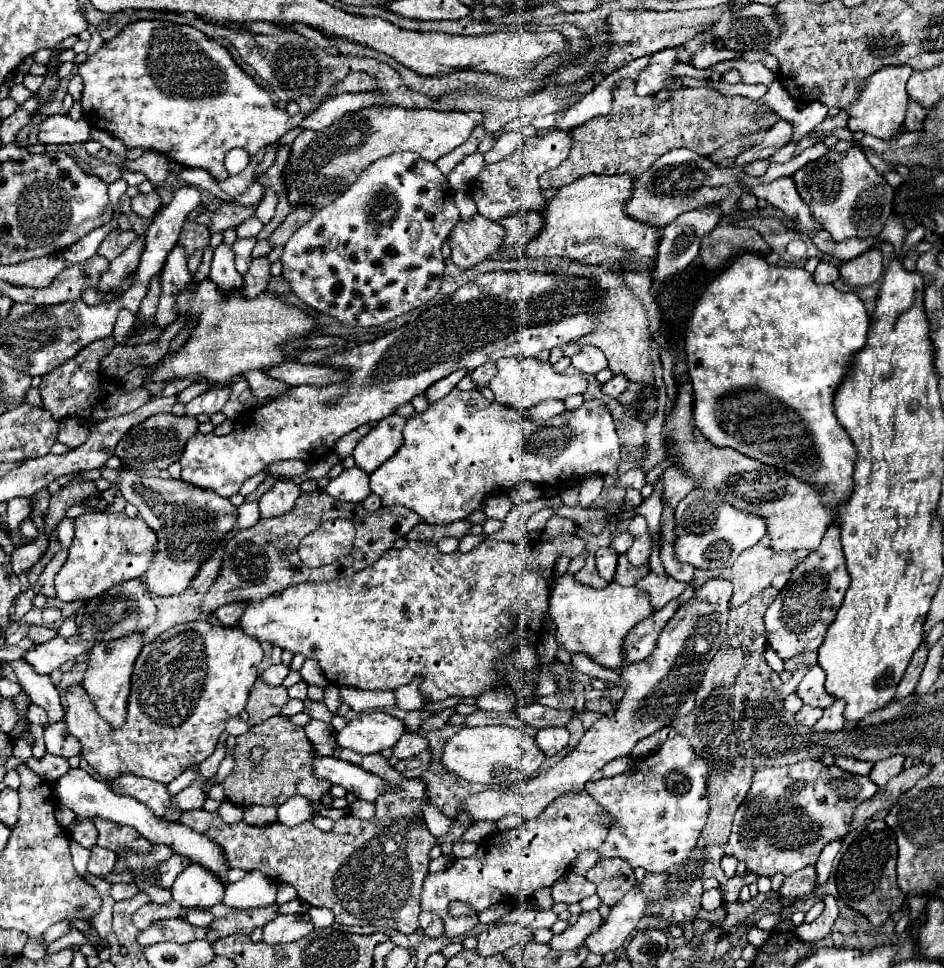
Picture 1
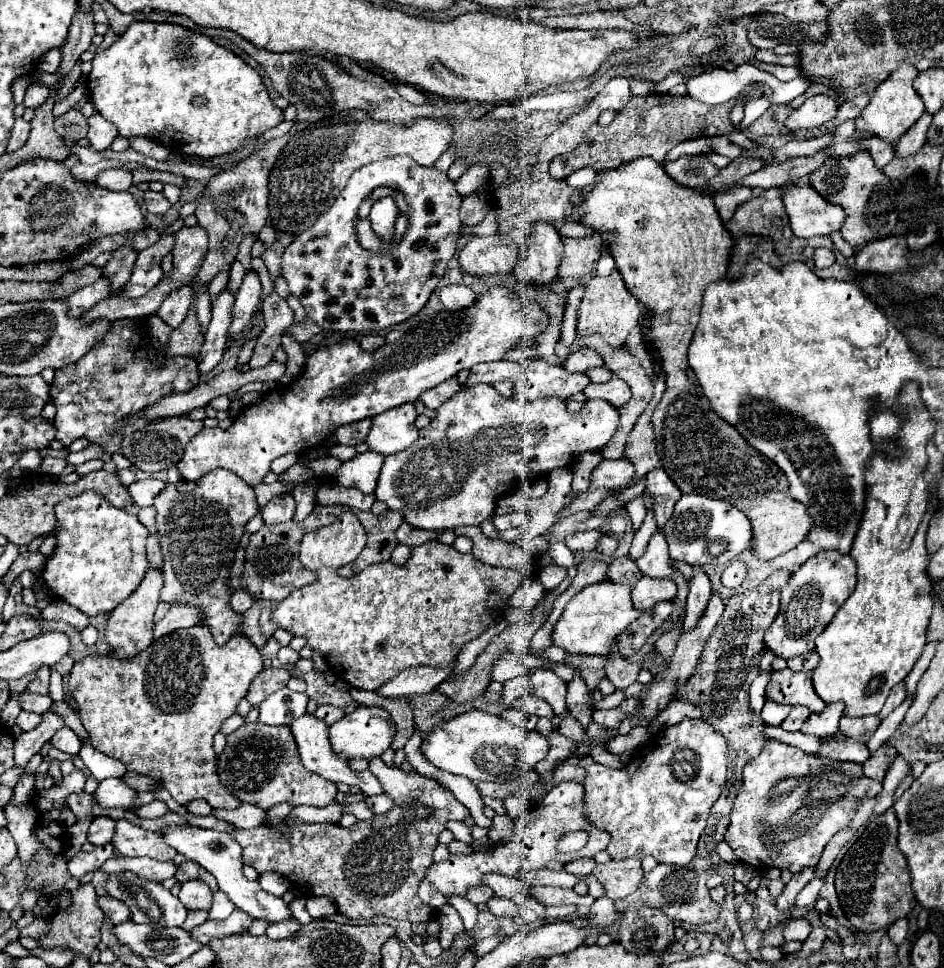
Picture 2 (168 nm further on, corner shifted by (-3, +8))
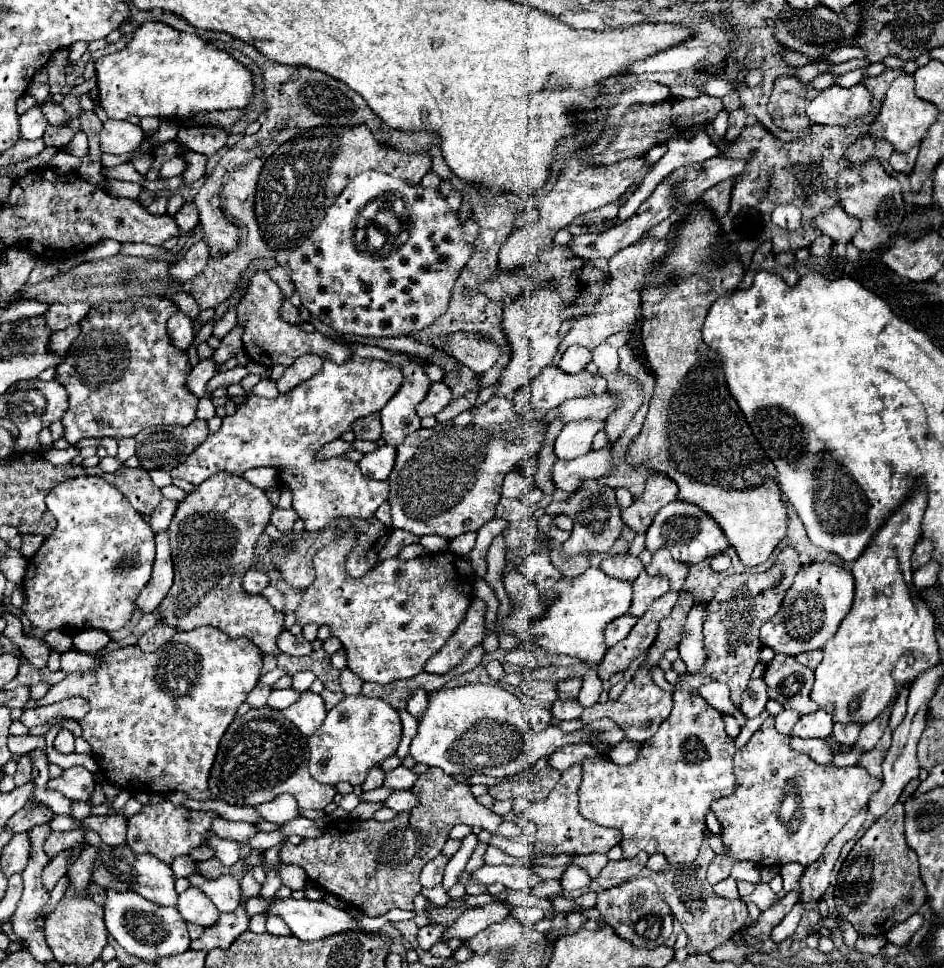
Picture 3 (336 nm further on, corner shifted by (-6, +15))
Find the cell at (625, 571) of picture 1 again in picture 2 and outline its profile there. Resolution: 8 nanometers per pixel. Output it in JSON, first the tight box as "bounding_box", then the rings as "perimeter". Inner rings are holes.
{"bounding_box":[605,556,643,586],"perimeter":[[[629,556],[613,560],[613,562],[609,564],[609,568],[607,568],[607,574],[605,574],[607,580],[617,582],[617,584],[627,584],[627,586],[633,586],[641,576],[643,576],[643,574],[639,572],[637,564],[635,564]]]}

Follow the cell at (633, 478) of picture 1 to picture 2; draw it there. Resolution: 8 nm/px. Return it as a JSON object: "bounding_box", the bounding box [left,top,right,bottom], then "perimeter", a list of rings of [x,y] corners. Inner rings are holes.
{"bounding_box":[589,458,635,490],"perimeter":[[[621,458],[621,460],[603,460],[593,472],[591,472],[591,484],[589,490],[599,490],[599,488],[615,488],[623,486],[633,478],[635,466]]]}

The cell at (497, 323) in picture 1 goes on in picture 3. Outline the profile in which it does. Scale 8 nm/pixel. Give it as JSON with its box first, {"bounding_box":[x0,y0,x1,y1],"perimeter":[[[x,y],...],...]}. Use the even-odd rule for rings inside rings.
{"bounding_box":[170,355,404,531],"perimeter":[[[352,355],[346,363],[338,365],[326,357],[322,369],[292,391],[278,395],[276,399],[250,395],[236,407],[236,413],[224,417],[222,427],[216,433],[210,433],[184,463],[170,471],[170,475],[200,485],[216,471],[242,475],[252,467],[274,467],[280,471],[280,481],[294,491],[292,507],[304,519],[306,531],[318,531],[338,517],[372,517],[388,499],[388,481],[364,477],[358,464],[344,456],[318,461],[314,459],[314,453],[324,443],[330,443],[338,439],[340,433],[348,431],[356,419],[380,411],[402,383],[404,373],[394,363]]]}

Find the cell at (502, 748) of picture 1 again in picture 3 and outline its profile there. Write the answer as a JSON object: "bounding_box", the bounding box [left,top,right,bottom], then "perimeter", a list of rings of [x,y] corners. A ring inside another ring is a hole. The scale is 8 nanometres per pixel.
{"bounding_box":[410,683,610,777],"perimeter":[[[476,683],[456,689],[438,689],[428,695],[428,711],[418,723],[418,733],[410,745],[410,755],[416,763],[440,767],[448,775],[484,773],[490,777],[510,777],[536,763],[538,759],[548,757],[554,753],[554,749],[566,743],[586,741],[608,753],[610,747],[592,743],[588,733],[590,731],[562,733],[554,725],[536,733],[522,717],[520,701],[508,689]]]}

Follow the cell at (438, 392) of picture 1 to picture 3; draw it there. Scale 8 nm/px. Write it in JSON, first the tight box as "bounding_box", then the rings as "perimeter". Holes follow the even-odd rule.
{"bounding_box":[418,381,452,417],"perimeter":[[[440,381],[440,383],[432,383],[430,385],[430,391],[426,395],[426,399],[422,403],[418,403],[418,413],[420,417],[426,417],[426,415],[436,415],[438,411],[442,411],[452,399],[452,391],[450,387]]]}

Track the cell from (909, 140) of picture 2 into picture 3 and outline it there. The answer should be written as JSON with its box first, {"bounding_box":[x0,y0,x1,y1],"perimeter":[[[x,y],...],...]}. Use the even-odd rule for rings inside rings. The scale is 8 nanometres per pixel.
{"bounding_box":[890,145,920,173],"perimeter":[[[914,145],[910,151],[906,153],[892,153],[890,157],[890,165],[894,171],[902,171],[902,173],[910,173],[914,169],[914,163],[916,163],[916,155],[918,155],[918,149],[920,145]]]}

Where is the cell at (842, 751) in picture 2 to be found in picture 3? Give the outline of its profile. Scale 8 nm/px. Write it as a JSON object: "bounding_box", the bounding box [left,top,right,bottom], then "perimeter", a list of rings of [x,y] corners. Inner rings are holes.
{"bounding_box":[792,737,836,763],"perimeter":[[[792,737],[792,747],[796,751],[802,751],[810,755],[816,763],[832,763],[836,751],[826,745],[824,739],[802,739],[802,737]]]}

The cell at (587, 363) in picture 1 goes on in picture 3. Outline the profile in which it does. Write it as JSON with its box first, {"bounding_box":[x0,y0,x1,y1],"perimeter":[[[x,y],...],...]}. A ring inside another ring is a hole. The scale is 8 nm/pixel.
{"bounding_box":[558,347,592,373],"perimeter":[[[568,347],[566,353],[562,355],[558,367],[564,369],[566,373],[580,373],[588,363],[592,361],[592,351],[586,347]]]}

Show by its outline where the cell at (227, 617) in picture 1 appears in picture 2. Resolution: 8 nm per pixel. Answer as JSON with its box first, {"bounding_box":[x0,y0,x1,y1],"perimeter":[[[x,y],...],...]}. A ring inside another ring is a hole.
{"bounding_box":[231,590,253,612],"perimeter":[[[235,590],[233,596],[231,596],[231,606],[235,608],[235,612],[245,612],[249,610],[253,604],[253,598],[249,596],[249,592],[245,590]]]}

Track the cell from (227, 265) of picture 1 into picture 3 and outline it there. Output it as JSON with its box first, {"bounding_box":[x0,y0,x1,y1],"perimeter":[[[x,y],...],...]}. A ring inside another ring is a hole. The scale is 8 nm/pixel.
{"bounding_box":[186,357,216,397],"perimeter":[[[212,357],[200,359],[198,365],[192,367],[192,371],[190,371],[188,381],[186,381],[186,387],[188,387],[196,397],[204,397],[204,395],[206,395],[206,391],[204,391],[206,381],[208,381],[210,377],[214,377],[214,373],[216,373],[216,361],[214,361]]]}

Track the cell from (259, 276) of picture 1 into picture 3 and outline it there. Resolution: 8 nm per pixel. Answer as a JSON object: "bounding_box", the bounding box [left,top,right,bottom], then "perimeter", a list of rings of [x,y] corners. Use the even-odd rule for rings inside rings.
{"bounding_box":[214,325,242,365],"perimeter":[[[234,325],[230,329],[230,333],[222,339],[220,347],[214,351],[214,361],[220,365],[224,363],[226,359],[230,359],[232,355],[236,355],[240,349],[242,349],[242,325]]]}

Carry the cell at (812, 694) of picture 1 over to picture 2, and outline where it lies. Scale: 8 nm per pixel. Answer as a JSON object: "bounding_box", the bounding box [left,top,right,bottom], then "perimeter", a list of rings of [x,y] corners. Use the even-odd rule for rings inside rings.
{"bounding_box":[765,668,827,714],"perimeter":[[[789,668],[771,672],[765,696],[767,700],[779,704],[807,706],[813,714],[823,712],[823,708],[827,706],[813,690],[811,672],[793,672]]]}

